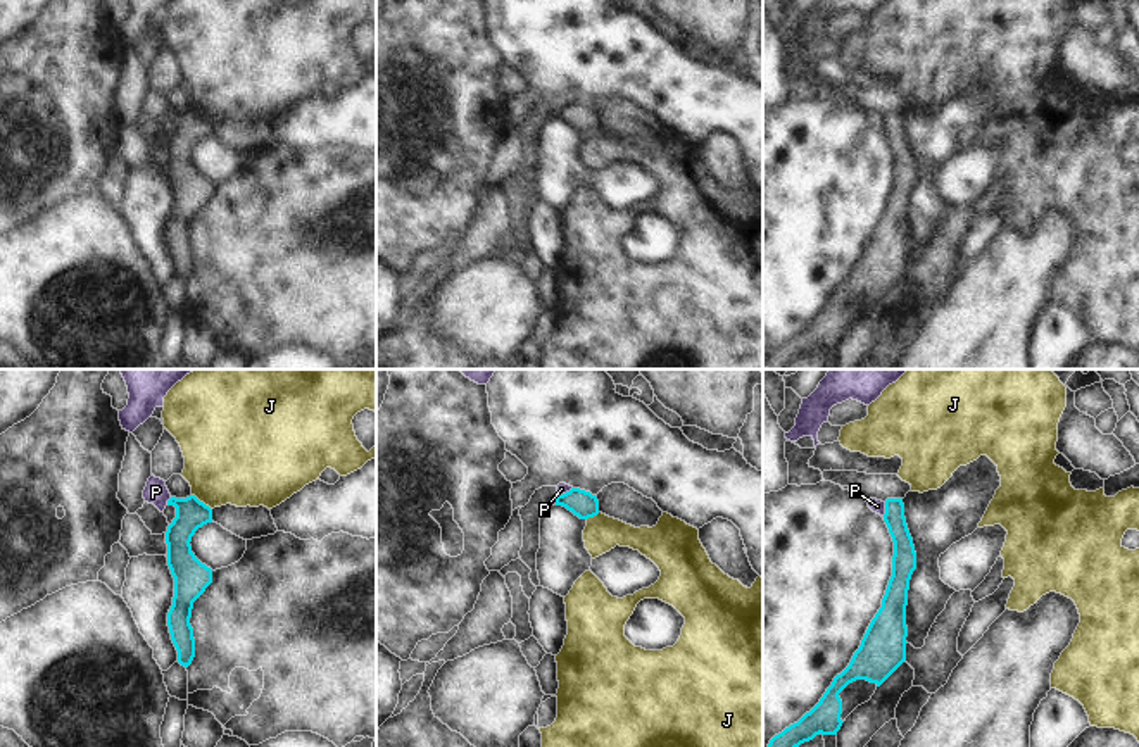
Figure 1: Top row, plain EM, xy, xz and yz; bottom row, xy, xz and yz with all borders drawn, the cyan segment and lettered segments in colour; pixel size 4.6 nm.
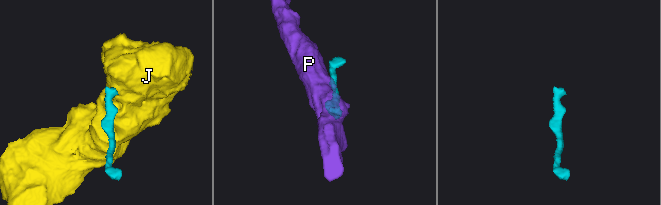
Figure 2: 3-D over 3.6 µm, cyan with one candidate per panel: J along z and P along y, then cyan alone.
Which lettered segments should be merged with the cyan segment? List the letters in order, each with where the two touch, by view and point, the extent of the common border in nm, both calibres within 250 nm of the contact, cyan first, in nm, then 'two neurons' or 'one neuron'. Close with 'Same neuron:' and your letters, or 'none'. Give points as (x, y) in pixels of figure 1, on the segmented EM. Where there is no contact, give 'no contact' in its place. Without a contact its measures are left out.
J: xy (202, 502) | 120 nm | 140/440 nm | two neurons
P: yz (886, 509) | 70 nm | 110/60 nm | one neuron
Same neuron: P

